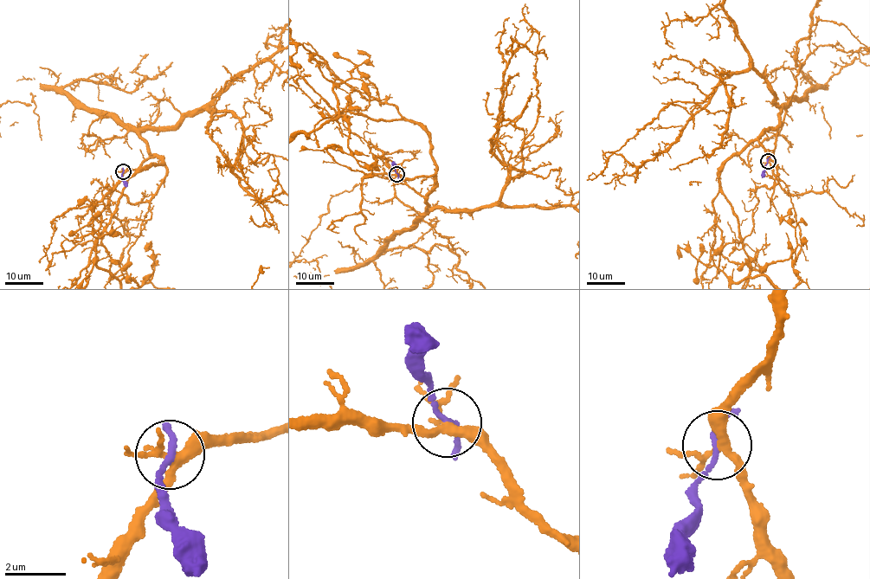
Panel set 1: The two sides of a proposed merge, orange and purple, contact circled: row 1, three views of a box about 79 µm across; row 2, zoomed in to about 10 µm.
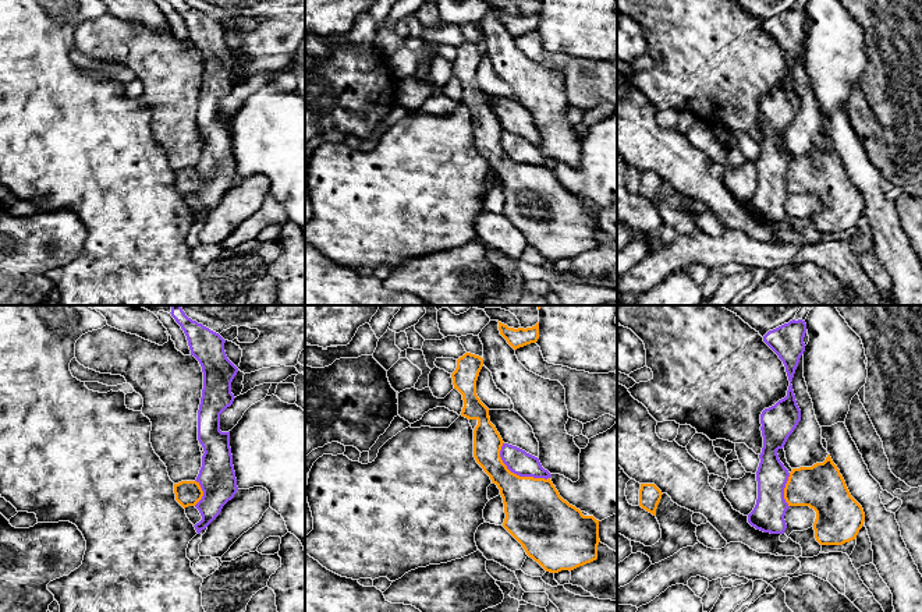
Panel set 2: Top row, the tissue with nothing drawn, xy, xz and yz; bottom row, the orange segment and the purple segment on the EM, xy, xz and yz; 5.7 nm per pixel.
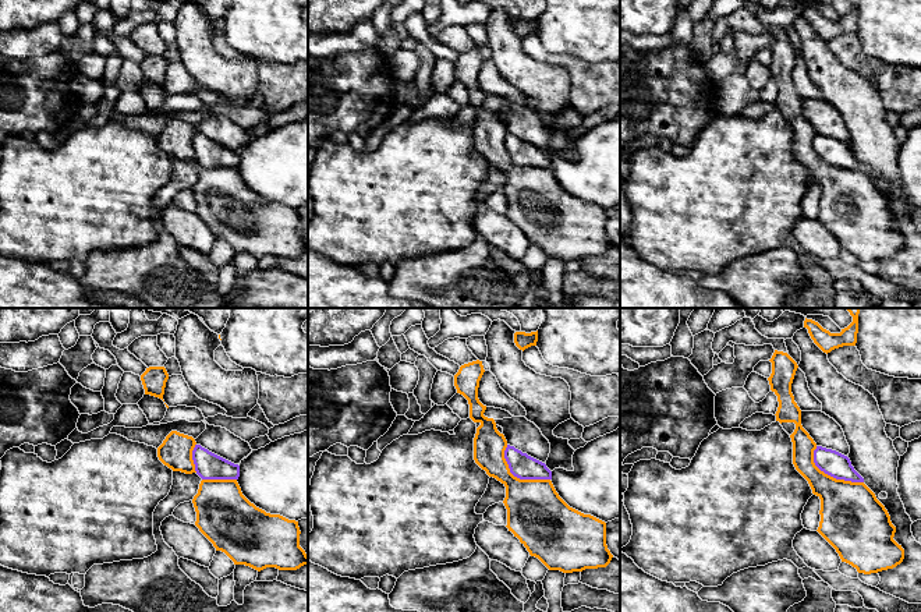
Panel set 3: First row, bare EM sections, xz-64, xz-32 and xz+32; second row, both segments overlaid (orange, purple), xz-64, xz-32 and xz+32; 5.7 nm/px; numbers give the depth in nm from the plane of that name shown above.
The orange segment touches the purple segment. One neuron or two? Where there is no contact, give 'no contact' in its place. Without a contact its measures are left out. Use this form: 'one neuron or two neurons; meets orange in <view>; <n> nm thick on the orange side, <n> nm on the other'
two neurons; meets orange in xz; 340 nm thick on the orange side, 140 nm on the other

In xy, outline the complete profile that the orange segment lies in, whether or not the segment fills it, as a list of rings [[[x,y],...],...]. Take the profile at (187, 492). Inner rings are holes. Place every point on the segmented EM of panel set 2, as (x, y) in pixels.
[[[181,481],[174,484],[175,500],[185,509],[195,506],[203,496],[203,491],[196,481]]]

